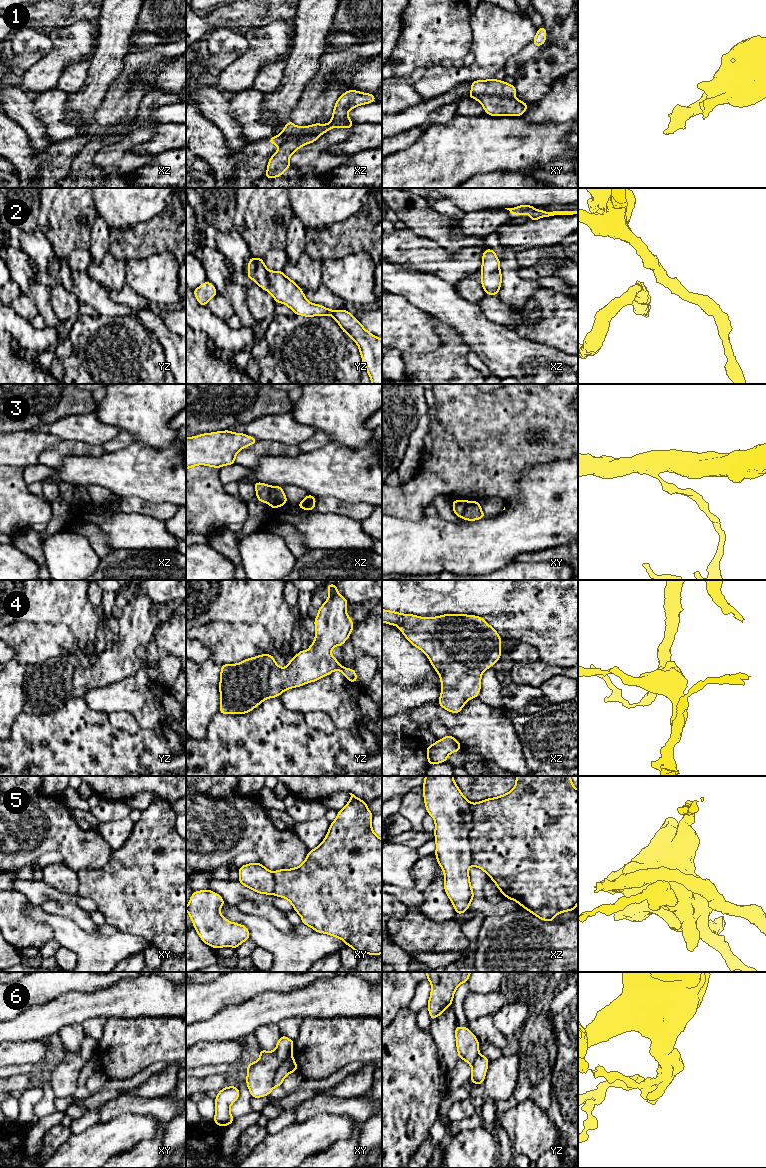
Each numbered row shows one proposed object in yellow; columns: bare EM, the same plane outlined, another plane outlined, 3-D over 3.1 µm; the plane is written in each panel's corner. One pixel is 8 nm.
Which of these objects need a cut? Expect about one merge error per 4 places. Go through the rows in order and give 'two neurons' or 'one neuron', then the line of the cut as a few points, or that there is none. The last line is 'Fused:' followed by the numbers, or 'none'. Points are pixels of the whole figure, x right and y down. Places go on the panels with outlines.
1: two neurons; cut xy (471, 92), (477, 95), (513, 97)
2: one neuron; cut none
3: two neurons; cut xz (271, 486), (269, 498), (266, 502)
4: one neuron; cut none
5: two neurons; cut xz (472, 805), (472, 828), (469, 834), (471, 864)
6: two neurons; cut xy (291, 1053), (277, 1069), (273, 1086)
Fused: 1, 3, 5, 6

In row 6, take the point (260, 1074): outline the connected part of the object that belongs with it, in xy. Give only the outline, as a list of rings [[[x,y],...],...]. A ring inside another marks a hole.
[[[281,1035],[274,1051],[260,1048],[260,1058],[247,1065],[246,1084],[253,1098],[267,1096],[274,1088],[273,1080],[284,1059],[292,1054],[294,1041]]]

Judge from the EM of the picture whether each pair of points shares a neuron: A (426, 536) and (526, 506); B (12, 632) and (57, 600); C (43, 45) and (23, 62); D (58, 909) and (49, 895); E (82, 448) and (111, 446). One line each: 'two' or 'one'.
A: one
B: two
C: two
D: two
E: two

